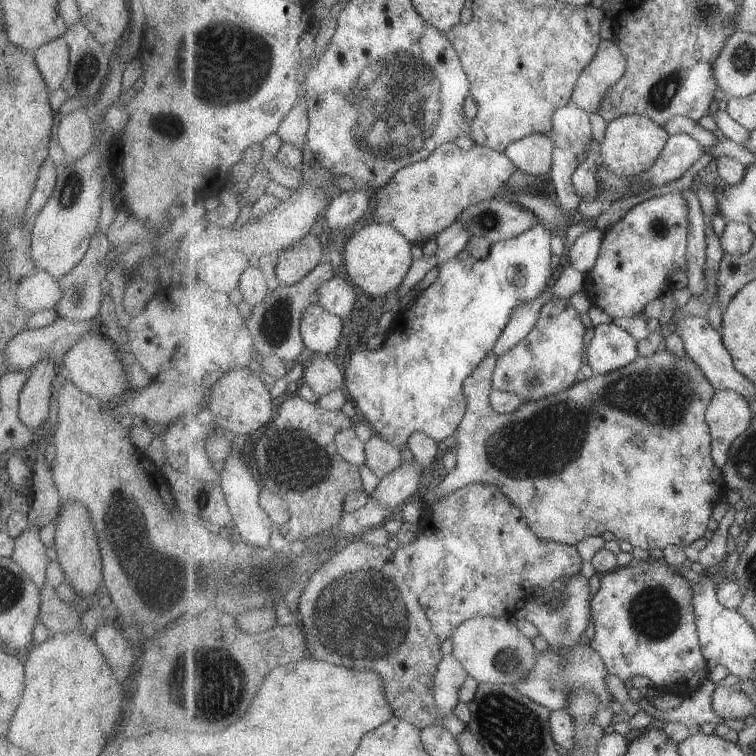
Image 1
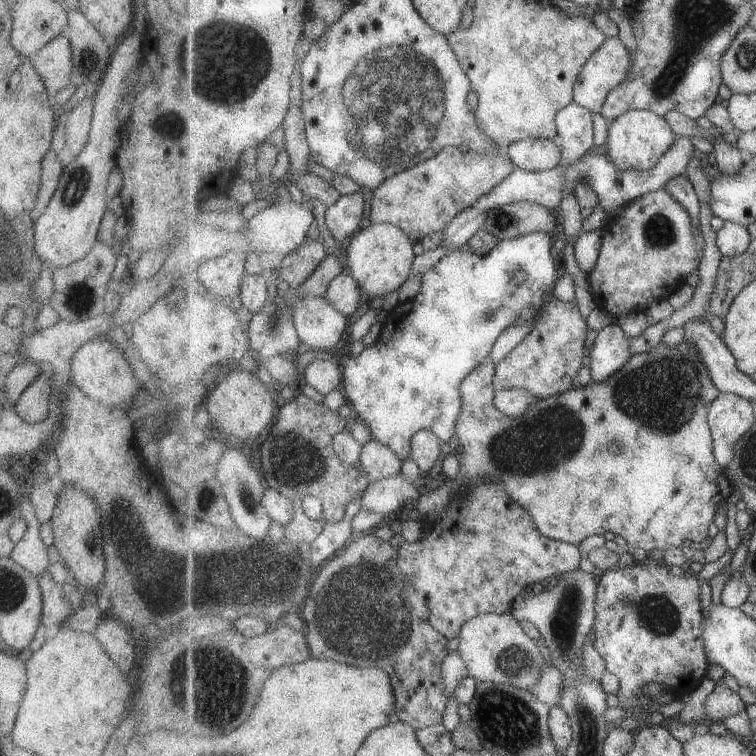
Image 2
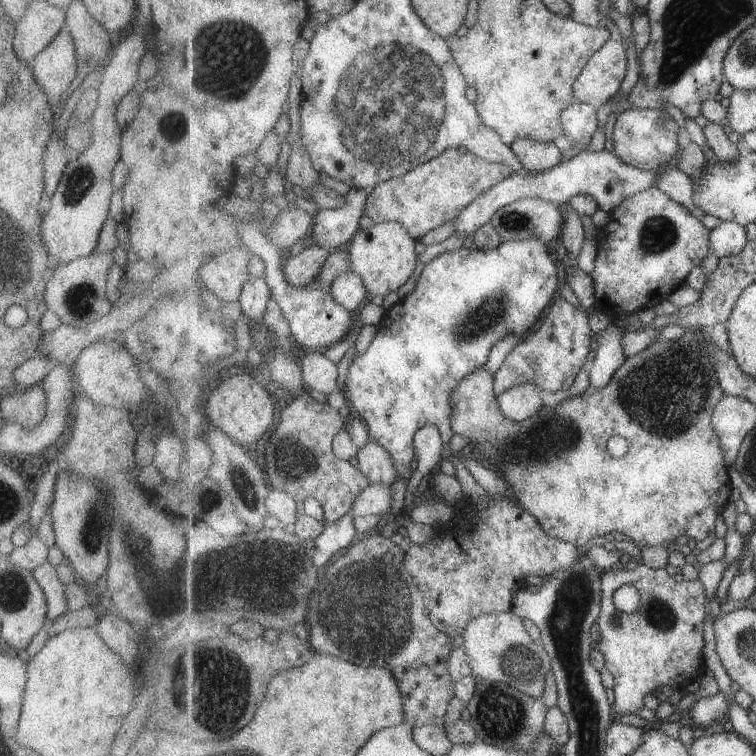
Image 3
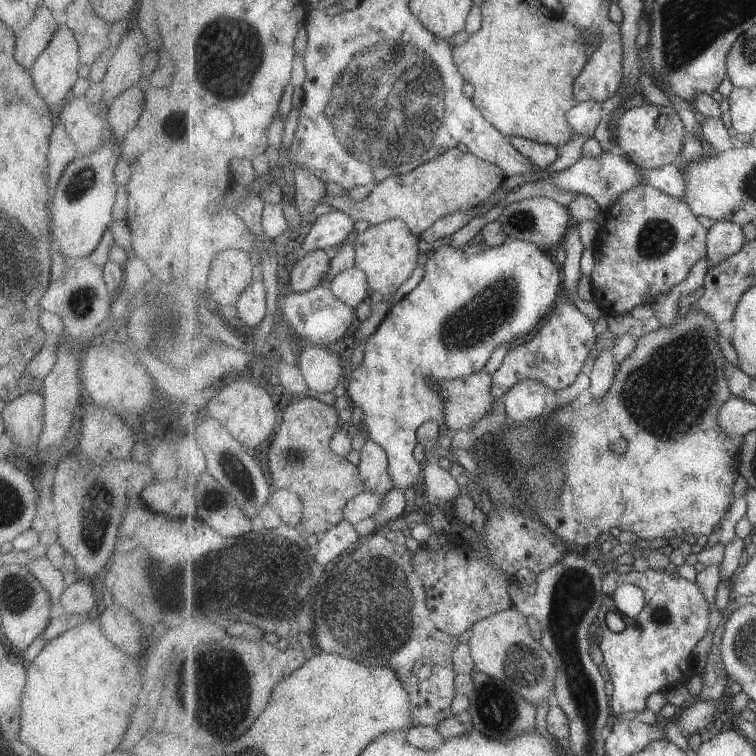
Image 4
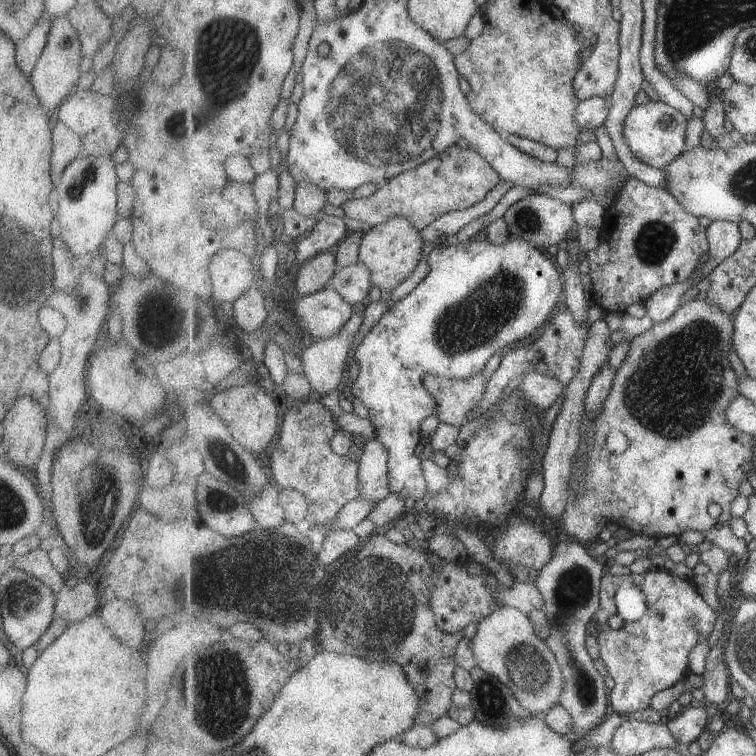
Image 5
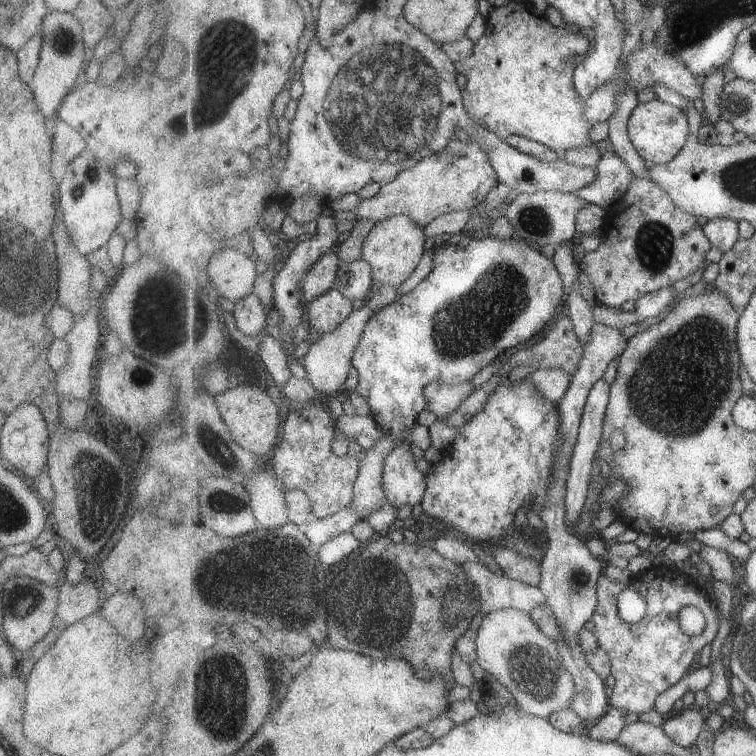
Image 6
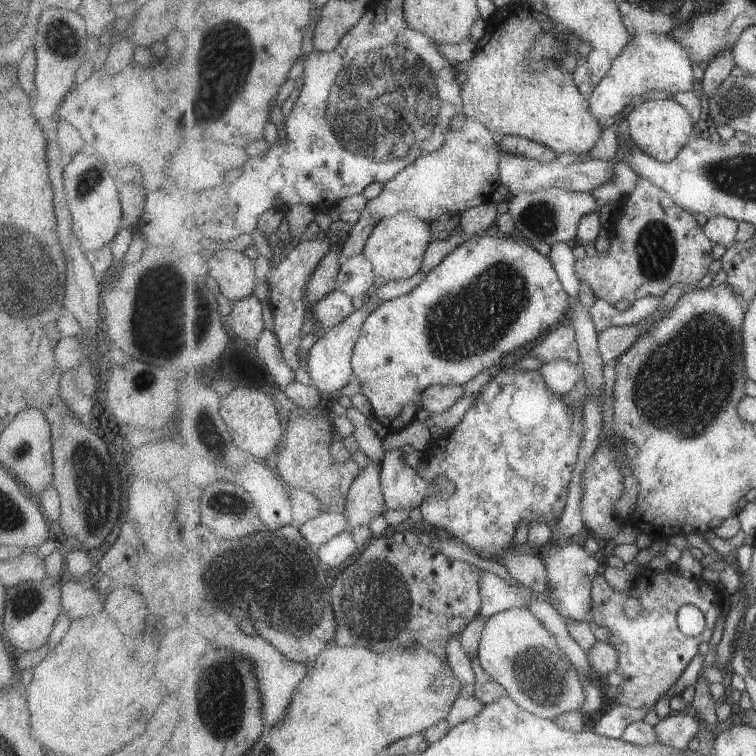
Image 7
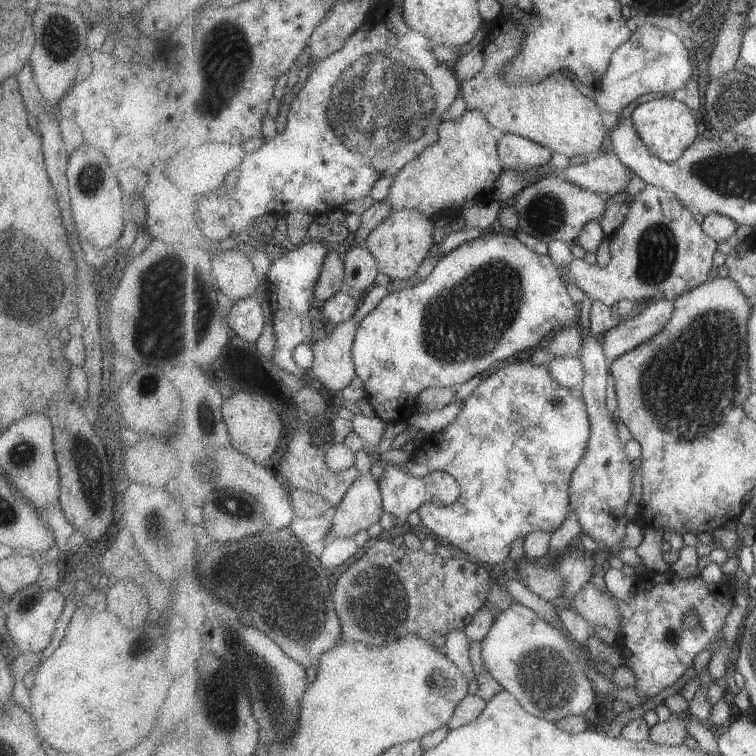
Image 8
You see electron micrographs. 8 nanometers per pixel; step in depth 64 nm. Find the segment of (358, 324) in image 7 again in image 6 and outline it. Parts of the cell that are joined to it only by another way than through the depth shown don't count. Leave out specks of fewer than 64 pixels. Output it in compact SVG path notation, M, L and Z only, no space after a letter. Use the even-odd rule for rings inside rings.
M389 283L381 286L373 296L370 296L363 307L353 311L353 314L342 322L333 332L324 333L318 340L314 340L301 362L308 373L308 378L314 384L321 396L339 395L344 387L345 381L349 378L354 352L361 342L365 327L370 318L375 315L375 310L379 312L384 306L395 302L401 294L397 293L397 287Z

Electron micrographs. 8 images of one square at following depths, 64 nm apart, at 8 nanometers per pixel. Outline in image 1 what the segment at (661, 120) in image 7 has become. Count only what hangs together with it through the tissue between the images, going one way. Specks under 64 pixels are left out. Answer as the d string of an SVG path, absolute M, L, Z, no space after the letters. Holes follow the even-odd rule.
M619 116L608 122L605 139L600 144L599 157L602 159L602 166L620 178L639 177L653 169L669 138L665 128L645 116Z

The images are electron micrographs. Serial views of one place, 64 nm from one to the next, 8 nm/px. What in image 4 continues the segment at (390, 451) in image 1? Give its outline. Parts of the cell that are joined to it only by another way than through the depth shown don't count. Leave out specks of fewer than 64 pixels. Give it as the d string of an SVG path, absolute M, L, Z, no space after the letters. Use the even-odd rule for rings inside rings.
M366 440L360 451L358 467L365 482L365 491L371 490L379 496L385 496L394 487L387 451L375 440Z

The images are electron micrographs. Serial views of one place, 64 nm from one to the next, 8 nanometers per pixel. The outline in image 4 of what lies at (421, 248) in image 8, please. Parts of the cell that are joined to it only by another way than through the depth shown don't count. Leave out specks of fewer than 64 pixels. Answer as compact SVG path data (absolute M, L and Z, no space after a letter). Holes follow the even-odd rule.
M401 219L370 225L357 235L353 241L356 248L355 266L366 272L371 291L381 295L393 294L411 278L419 262L420 241L421 238L411 232L409 224Z

